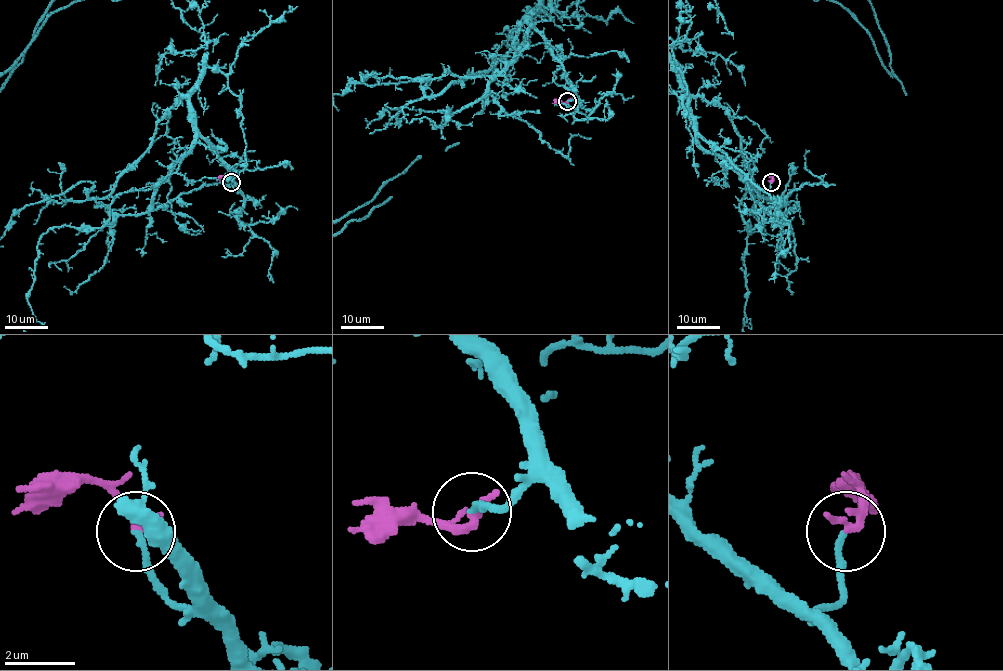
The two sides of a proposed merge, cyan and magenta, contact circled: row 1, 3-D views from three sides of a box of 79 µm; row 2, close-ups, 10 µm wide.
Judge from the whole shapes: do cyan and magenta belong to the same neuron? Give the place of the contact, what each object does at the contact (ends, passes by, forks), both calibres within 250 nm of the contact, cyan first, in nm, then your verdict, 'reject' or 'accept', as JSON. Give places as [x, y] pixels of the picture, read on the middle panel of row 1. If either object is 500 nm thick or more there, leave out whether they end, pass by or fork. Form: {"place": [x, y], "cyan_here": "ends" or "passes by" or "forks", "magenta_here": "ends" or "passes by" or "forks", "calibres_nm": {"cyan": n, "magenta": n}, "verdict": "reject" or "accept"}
{"place": [567, 101], "cyan_here": "ends", "magenta_here": "ends", "calibres_nm": {"cyan": 180, "magenta": 280}, "verdict": "accept"}

